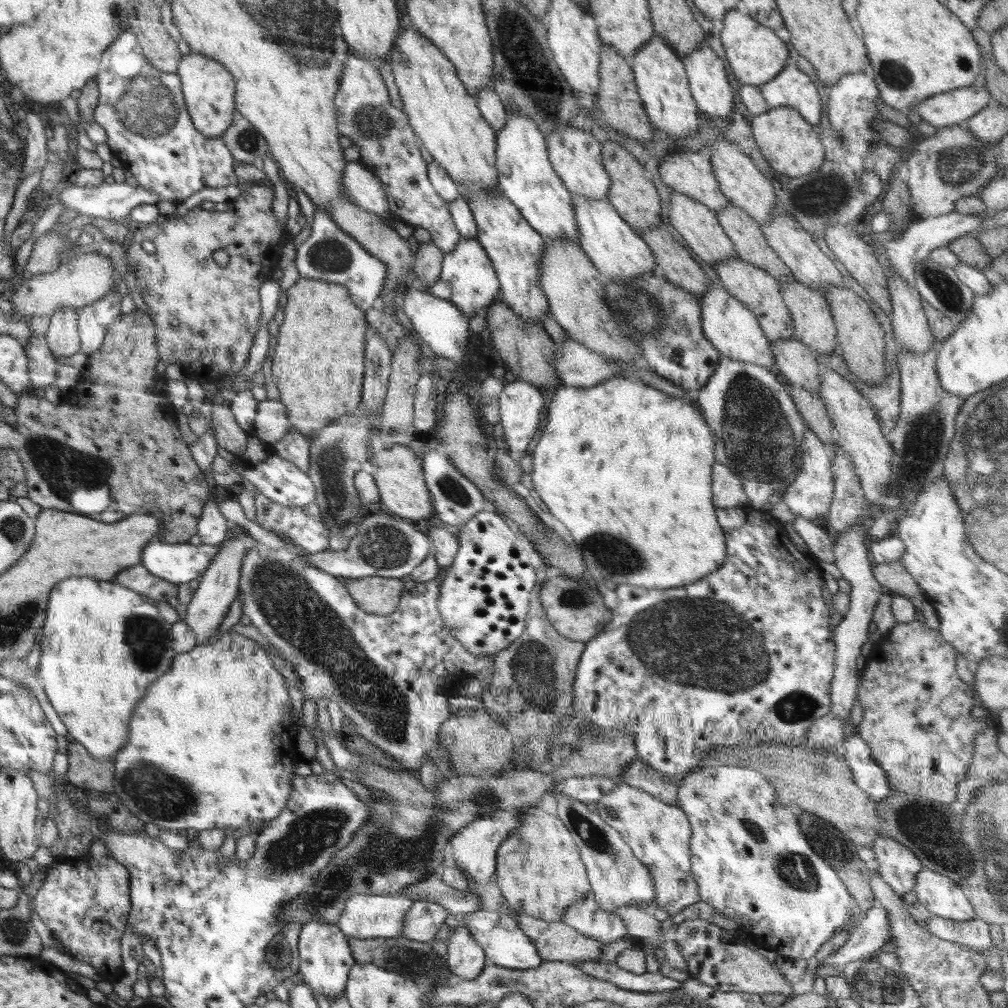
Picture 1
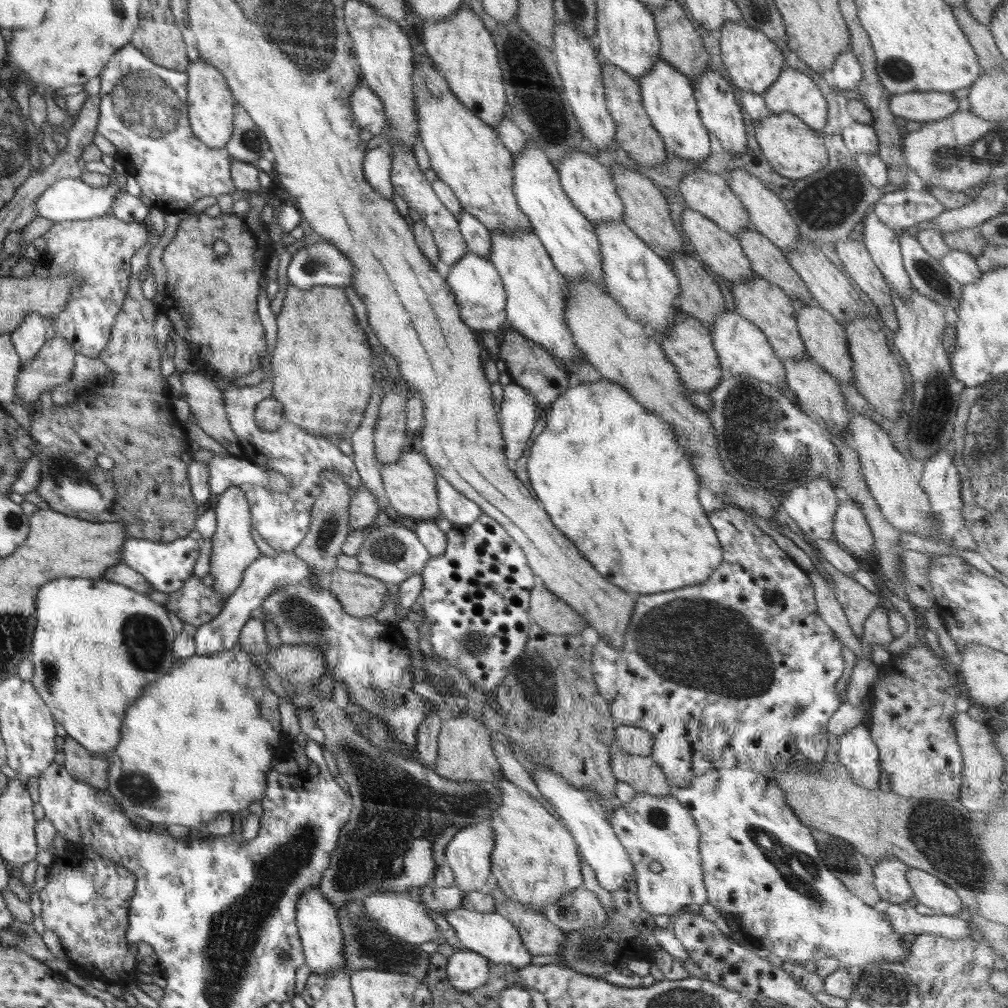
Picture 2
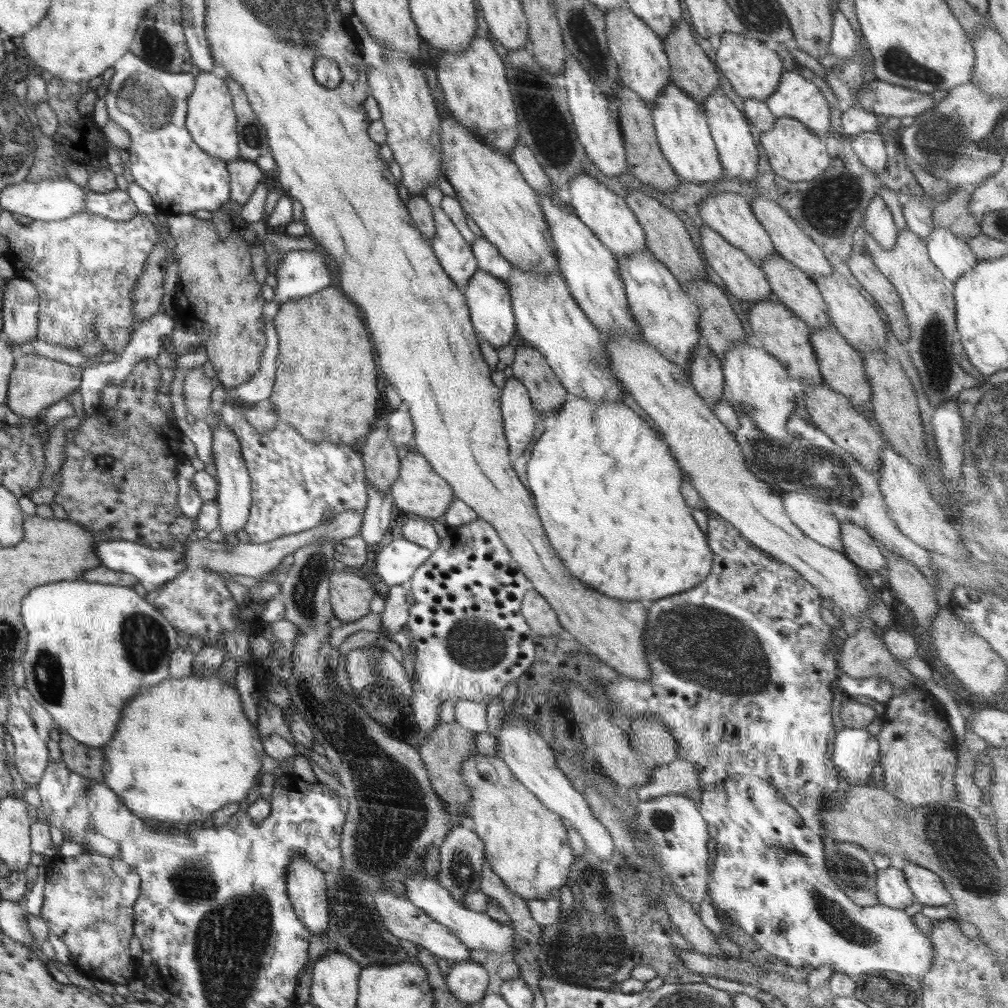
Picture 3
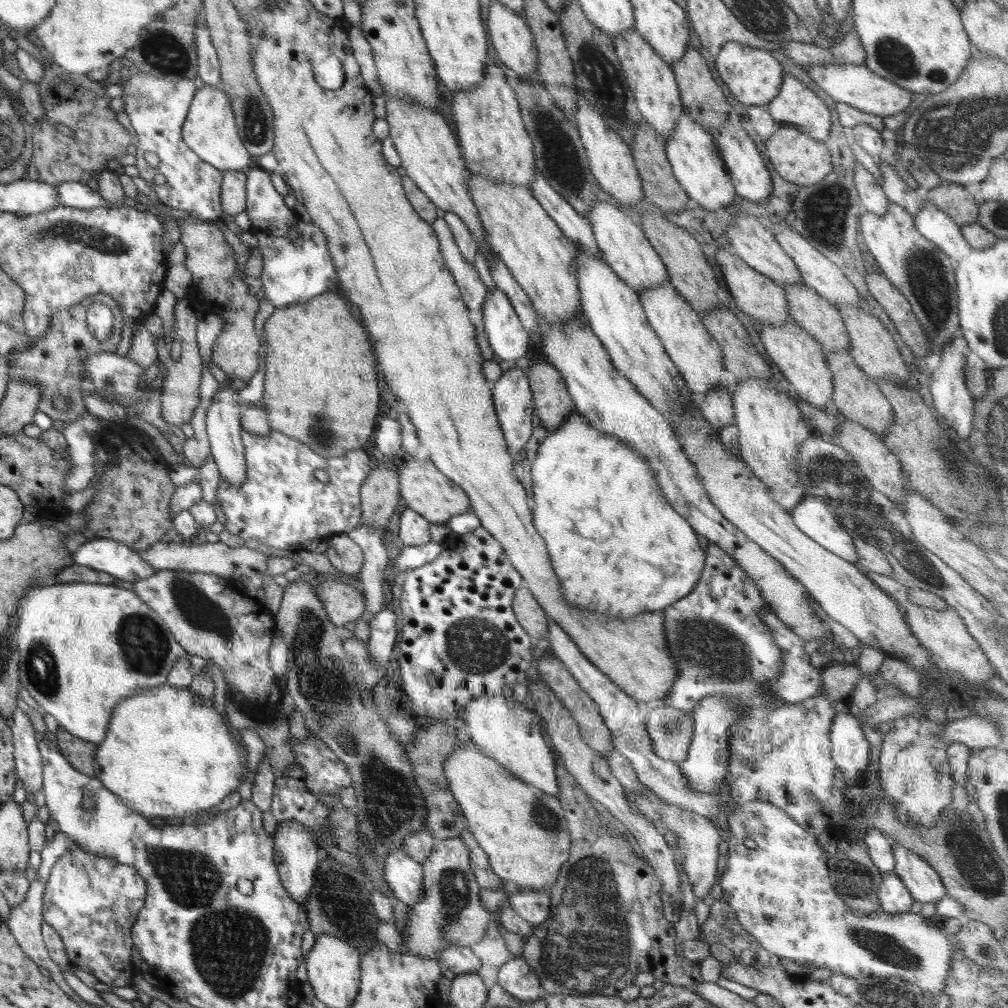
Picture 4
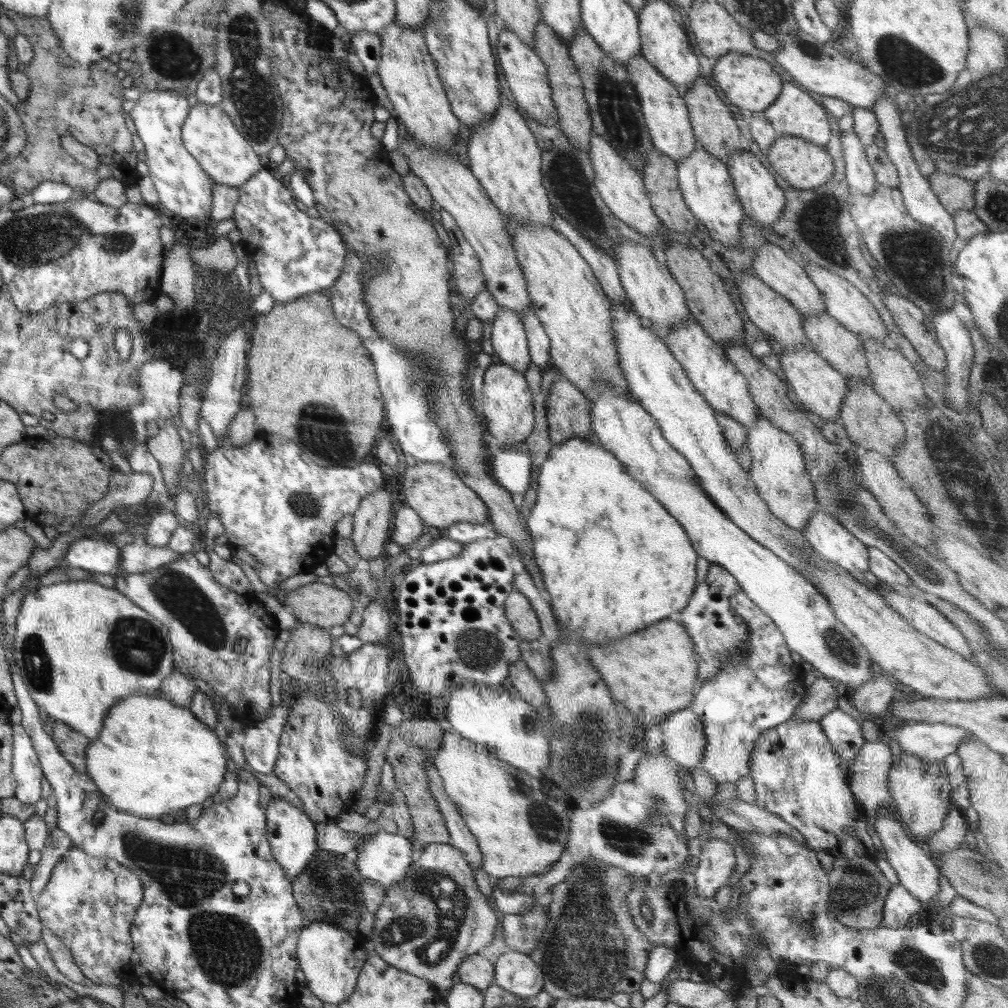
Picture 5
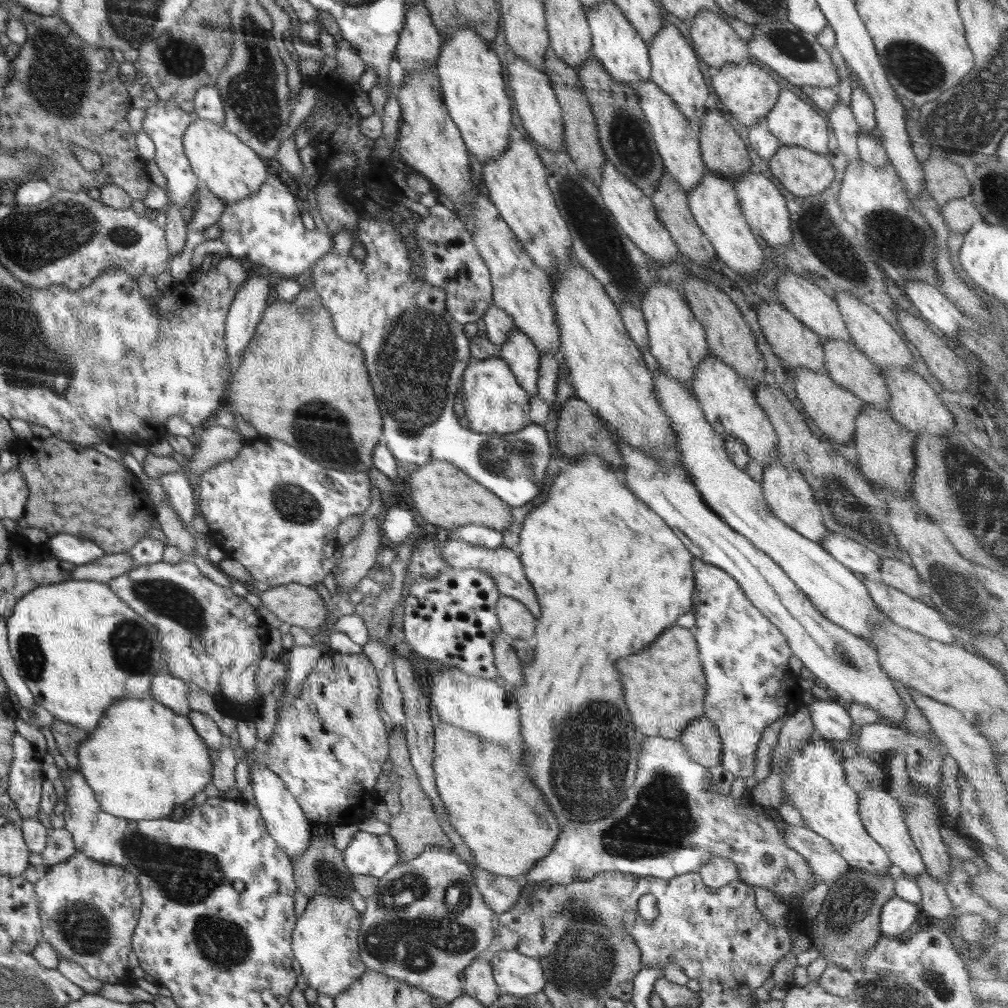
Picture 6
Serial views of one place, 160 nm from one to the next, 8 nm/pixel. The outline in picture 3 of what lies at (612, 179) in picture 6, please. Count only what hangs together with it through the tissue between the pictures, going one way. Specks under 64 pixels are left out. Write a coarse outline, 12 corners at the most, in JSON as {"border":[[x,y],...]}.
{"border":[[565,57],[572,127],[606,176],[629,168],[616,113],[586,69]]}

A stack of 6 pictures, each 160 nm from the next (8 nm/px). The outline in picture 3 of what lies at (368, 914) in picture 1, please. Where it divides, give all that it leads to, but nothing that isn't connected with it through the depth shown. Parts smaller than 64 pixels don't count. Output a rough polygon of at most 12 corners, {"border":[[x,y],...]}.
{"border":[[374,896],[378,914],[398,938],[450,965],[471,948],[405,896]]}

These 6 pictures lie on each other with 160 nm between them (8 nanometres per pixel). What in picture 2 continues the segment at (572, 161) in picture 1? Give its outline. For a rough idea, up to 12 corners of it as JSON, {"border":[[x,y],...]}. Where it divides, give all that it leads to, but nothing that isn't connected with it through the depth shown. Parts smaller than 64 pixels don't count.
{"border":[[572,150],[557,173],[594,226],[623,221],[609,167]]}

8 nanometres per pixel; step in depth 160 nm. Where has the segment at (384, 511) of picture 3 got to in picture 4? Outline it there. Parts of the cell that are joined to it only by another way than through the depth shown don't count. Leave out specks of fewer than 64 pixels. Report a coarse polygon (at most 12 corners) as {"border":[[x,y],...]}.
{"border":[[362,524],[347,532],[365,557],[357,577],[374,617],[389,604],[384,530]]}

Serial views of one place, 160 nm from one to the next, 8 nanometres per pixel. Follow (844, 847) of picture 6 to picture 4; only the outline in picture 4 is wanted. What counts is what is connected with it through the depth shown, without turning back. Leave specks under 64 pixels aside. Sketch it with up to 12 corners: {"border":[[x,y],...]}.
{"border":[[709,543],[690,594],[663,610],[679,671],[657,705],[736,700],[725,791],[846,836],[832,760],[838,709],[764,683],[776,616]]}

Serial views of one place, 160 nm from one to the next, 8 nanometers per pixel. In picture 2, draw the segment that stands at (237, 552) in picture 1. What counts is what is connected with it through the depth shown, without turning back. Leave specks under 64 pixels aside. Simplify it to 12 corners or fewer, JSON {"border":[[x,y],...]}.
{"border":[[239,486],[213,511],[209,574],[226,602],[263,554],[250,533],[251,508]]}

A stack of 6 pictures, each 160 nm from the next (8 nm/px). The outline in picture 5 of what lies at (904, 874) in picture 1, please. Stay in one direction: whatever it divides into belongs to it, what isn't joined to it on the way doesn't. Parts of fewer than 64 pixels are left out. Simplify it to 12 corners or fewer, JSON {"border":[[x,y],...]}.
{"border":[[900,884],[885,898],[881,926],[905,926],[920,900]]}

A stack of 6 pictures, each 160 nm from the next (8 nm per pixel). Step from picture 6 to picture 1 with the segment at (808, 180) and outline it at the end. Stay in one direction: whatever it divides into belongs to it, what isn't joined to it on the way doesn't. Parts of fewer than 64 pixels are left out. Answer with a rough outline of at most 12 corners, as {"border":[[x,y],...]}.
{"border":[[794,108],[754,117],[753,138],[778,173],[818,170],[825,150]]}

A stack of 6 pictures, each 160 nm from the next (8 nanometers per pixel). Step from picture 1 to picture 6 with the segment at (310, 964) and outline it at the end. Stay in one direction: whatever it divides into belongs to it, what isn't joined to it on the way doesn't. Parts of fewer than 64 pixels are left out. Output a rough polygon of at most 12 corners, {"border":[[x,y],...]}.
{"border":[[250,763],[249,779],[268,835],[290,858],[313,838],[284,781]]}

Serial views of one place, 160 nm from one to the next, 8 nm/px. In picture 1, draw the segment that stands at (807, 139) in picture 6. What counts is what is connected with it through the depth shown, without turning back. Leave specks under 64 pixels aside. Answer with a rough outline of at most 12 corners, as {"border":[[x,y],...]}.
{"border":[[788,64],[761,94],[817,126],[823,104],[812,78]]}

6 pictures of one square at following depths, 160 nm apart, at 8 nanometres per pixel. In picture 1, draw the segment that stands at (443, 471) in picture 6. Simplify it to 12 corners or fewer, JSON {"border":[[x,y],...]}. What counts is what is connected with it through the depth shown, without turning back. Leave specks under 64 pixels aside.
{"border":[[411,447],[373,453],[379,500],[412,521],[434,506]]}

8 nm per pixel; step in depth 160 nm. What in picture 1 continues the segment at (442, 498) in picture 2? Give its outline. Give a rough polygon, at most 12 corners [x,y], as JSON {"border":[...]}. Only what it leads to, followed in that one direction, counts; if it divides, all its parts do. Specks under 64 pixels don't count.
{"border":[[436,450],[422,460],[433,514],[463,525],[489,503]]}

